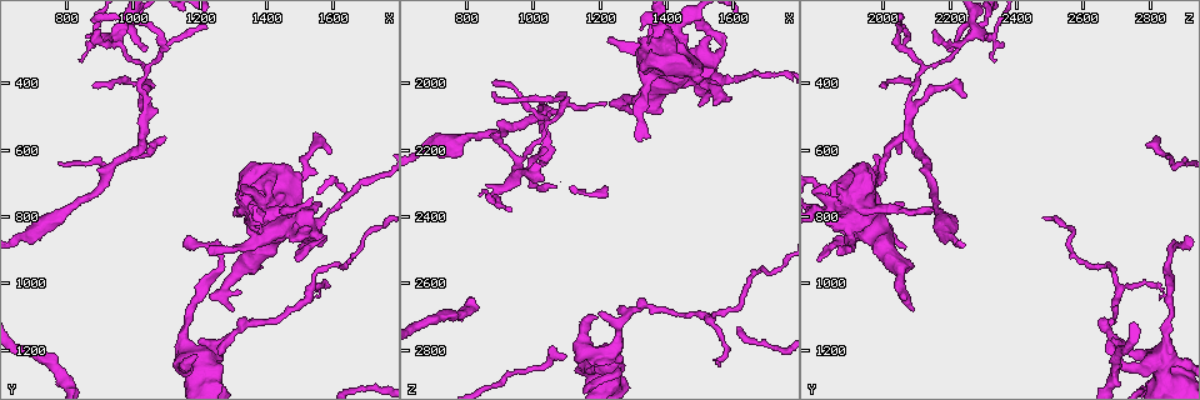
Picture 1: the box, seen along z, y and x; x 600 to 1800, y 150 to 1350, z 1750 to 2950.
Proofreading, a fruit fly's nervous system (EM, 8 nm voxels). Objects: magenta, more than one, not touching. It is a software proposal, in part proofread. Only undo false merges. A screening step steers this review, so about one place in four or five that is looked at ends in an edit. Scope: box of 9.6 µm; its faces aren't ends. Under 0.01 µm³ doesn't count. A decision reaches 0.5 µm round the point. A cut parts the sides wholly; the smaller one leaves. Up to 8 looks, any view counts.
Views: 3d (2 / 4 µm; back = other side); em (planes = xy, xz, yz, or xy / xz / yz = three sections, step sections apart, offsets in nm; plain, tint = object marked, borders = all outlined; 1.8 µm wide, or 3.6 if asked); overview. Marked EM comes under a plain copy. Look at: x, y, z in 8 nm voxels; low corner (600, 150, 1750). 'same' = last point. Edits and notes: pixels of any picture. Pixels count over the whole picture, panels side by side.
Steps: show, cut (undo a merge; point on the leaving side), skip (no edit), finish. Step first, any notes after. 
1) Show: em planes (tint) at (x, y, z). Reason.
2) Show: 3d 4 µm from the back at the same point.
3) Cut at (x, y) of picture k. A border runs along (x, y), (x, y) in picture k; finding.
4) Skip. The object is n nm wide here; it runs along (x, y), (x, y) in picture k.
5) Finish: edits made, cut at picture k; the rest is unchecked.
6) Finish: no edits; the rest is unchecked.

Show: em planes (tint) at (1270, 1020, 2060). Abrupt turn.

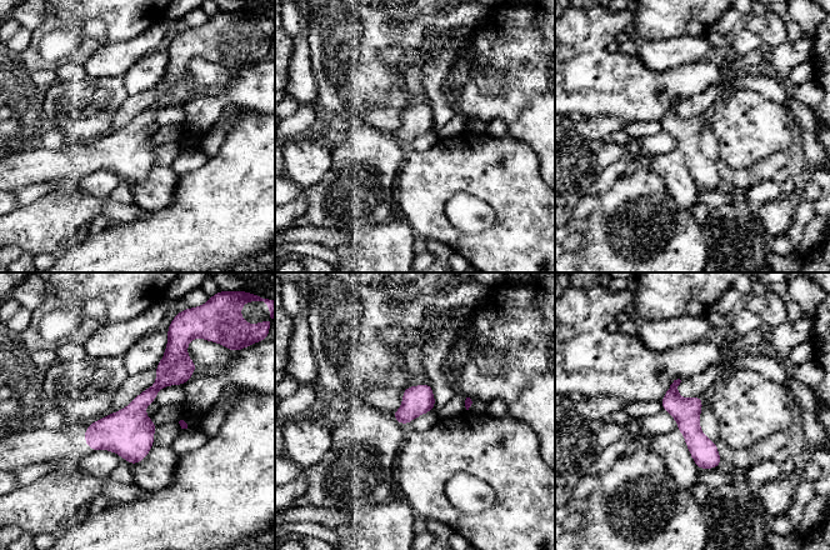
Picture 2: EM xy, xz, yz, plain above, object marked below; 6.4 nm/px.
Skip. The object is 180 nm wide here; one cell here.

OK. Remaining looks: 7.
Show: em planes (tint) at (1520, 1010, 2720). A fork.

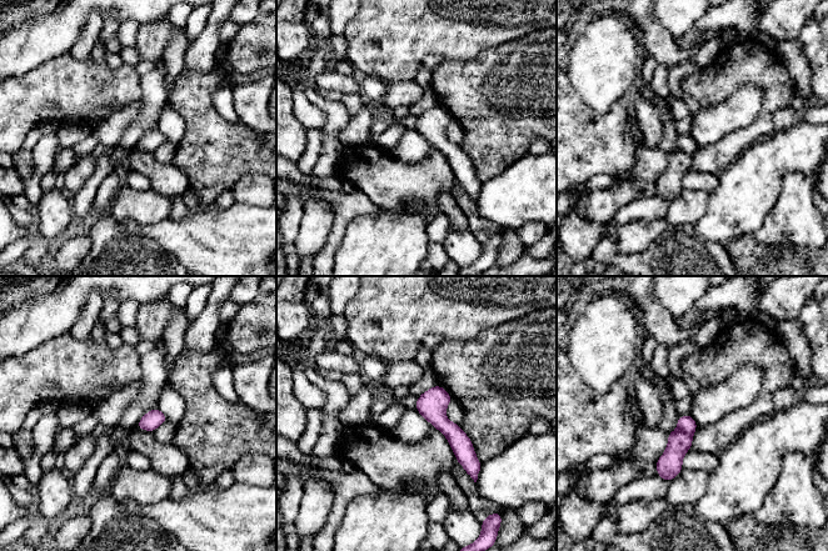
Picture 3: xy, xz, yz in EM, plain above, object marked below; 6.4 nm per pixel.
Cut at (687, 424) of picture 3. The object is 120 nm wide here; a border runs along (678, 427), (692, 435) in picture 3; a second cell is stuck on.

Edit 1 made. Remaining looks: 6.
Show: overview. Redraw.

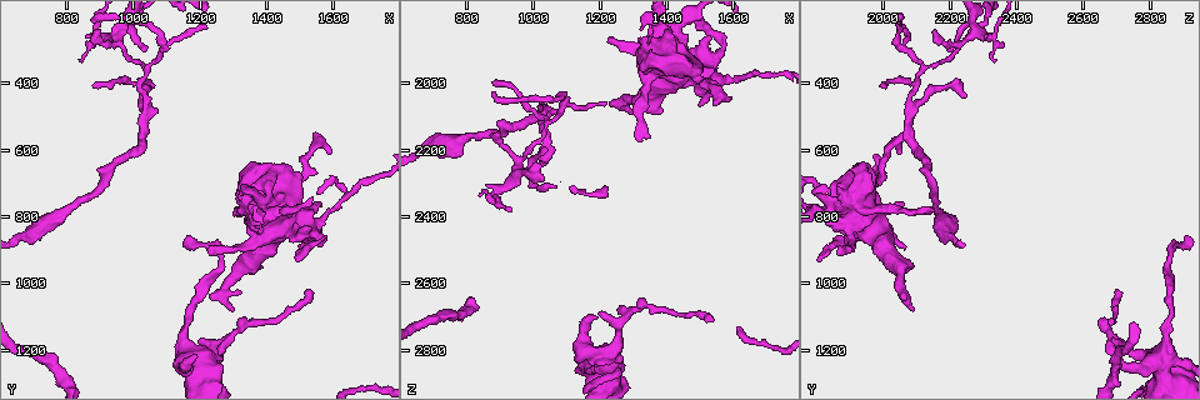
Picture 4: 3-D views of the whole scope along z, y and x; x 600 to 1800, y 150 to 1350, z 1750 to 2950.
Show: em 3.6 µm planes (tint) at (1180, 1230, 2840). Abrupt turn.

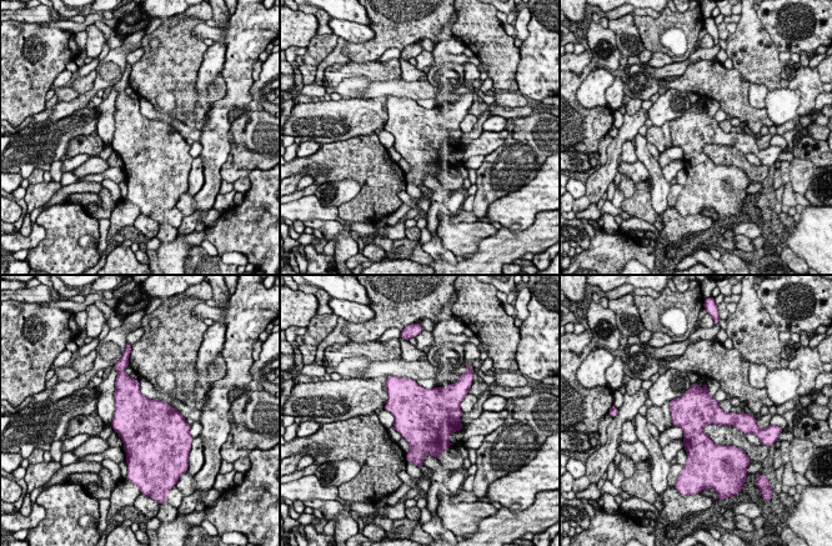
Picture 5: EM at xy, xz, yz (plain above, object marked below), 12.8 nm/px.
Skip. Continuous, no second cell.

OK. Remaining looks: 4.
Show: em planes (tint) at (1040, 480, 2080). A fork.

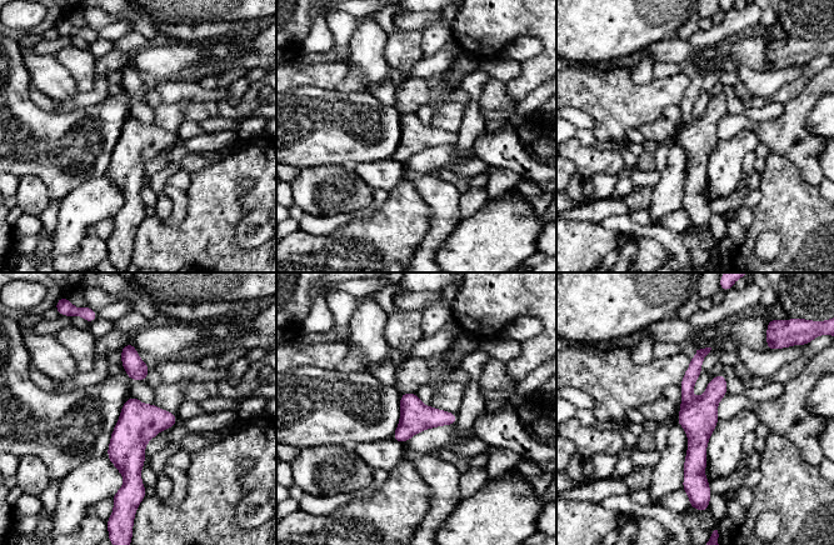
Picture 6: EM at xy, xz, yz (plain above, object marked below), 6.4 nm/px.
Skip. It runs along (704, 351), (688, 381), (690, 488) in picture 6; continuous, no second cell.

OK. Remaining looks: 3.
Finish: edits made, cut at picture 3; the rest is unchecked.

